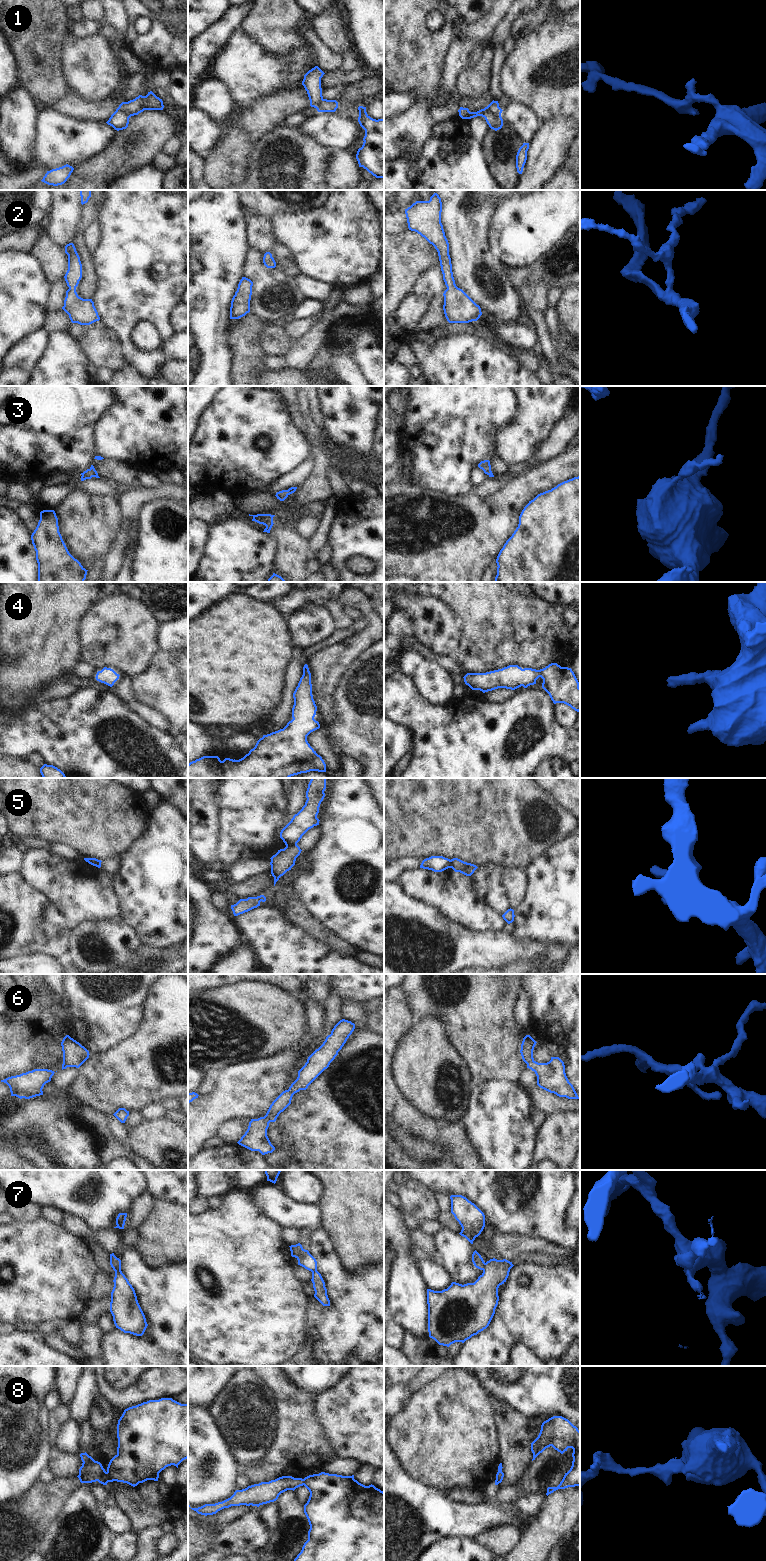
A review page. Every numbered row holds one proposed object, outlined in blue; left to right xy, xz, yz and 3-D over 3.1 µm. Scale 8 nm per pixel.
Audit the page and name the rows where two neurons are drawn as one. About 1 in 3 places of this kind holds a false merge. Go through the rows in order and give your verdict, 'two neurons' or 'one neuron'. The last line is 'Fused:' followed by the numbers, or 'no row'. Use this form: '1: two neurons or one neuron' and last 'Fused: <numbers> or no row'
1: two neurons
2: one neuron
3: one neuron
4: one neuron
5: two neurons
6: one neuron
7: two neurons
8: two neurons
Fused: 1, 5, 7, 8

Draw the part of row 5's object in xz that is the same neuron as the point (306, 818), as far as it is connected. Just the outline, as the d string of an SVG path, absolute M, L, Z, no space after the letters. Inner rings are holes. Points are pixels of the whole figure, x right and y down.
M311 778L306 791L305 805L280 832L280 838L286 846L297 844L309 829L319 825L317 815L325 797L325 789L326 778Z

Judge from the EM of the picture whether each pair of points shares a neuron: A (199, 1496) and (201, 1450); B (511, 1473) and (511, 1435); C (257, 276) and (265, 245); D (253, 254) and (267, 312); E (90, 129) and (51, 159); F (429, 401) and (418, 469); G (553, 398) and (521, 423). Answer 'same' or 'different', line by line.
A: same
B: same
C: different
D: same
E: same
F: same
G: same

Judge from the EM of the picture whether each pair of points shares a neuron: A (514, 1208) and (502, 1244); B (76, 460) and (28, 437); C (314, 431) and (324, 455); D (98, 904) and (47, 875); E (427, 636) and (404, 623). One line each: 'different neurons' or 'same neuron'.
A: different neurons
B: same neuron
C: different neurons
D: same neuron
E: different neurons

